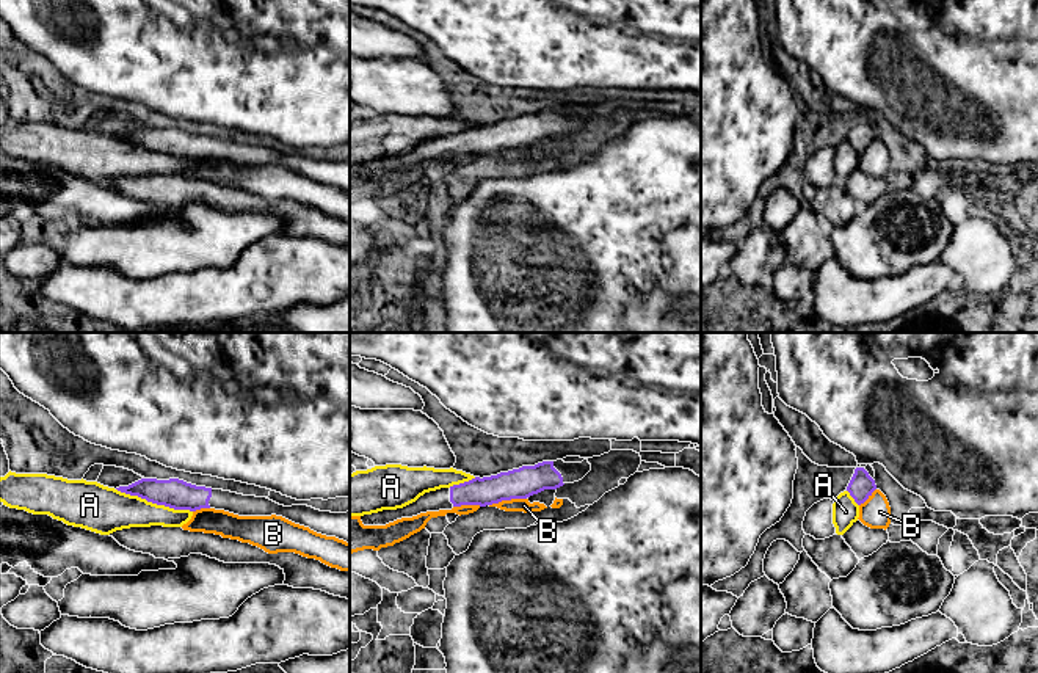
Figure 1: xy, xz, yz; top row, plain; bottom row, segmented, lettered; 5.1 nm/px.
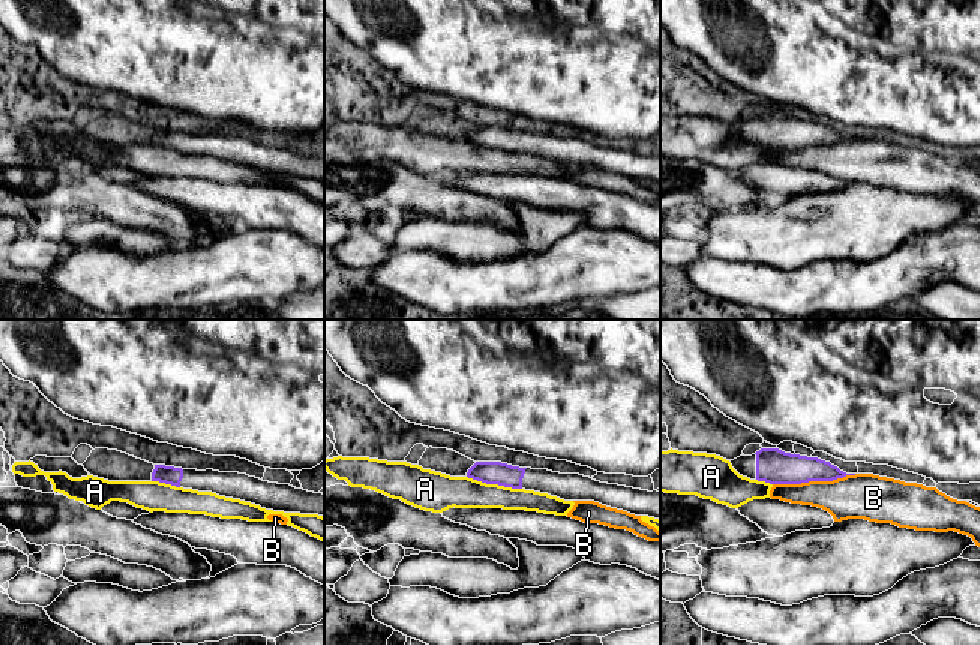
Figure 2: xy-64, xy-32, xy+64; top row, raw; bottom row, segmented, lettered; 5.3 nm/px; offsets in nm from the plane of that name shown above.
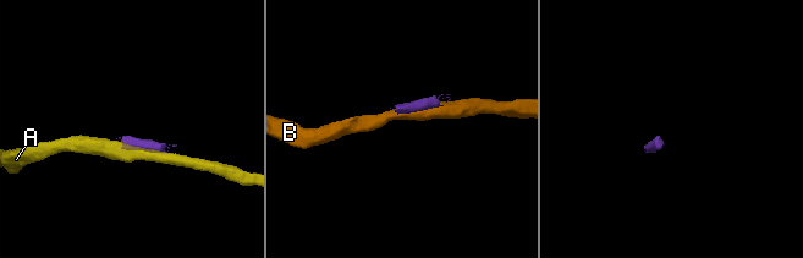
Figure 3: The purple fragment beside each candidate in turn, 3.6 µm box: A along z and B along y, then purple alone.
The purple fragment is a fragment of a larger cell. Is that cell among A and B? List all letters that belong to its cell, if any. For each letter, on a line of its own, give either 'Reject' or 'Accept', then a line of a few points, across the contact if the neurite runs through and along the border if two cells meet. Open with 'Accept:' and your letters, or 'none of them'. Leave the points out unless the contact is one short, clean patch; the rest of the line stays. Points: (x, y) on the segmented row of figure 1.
Accept: none of them
A: Reject
B: Reject

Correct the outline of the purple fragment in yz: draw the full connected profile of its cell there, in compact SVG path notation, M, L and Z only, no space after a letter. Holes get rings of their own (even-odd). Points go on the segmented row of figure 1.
M856 467L855 474L847 486L847 491L858 505L864 504L876 489L875 480L864 467Z

